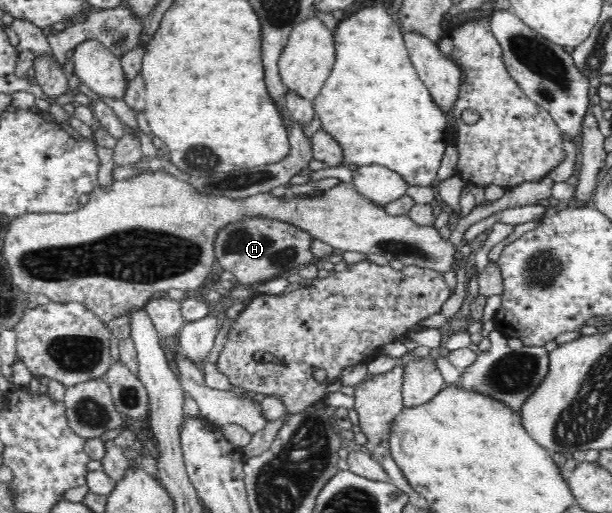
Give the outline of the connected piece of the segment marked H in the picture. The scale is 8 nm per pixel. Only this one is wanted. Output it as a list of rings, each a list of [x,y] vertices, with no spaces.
[[[245,218],[237,220],[236,223],[227,224],[216,234],[214,251],[216,254],[218,271],[229,271],[235,275],[235,279],[243,288],[250,288],[252,285],[259,286],[272,279],[279,277],[294,278],[299,267],[316,264],[316,256],[312,251],[312,242],[316,238],[307,231],[302,231],[294,224],[286,223],[284,220],[267,218]]]

